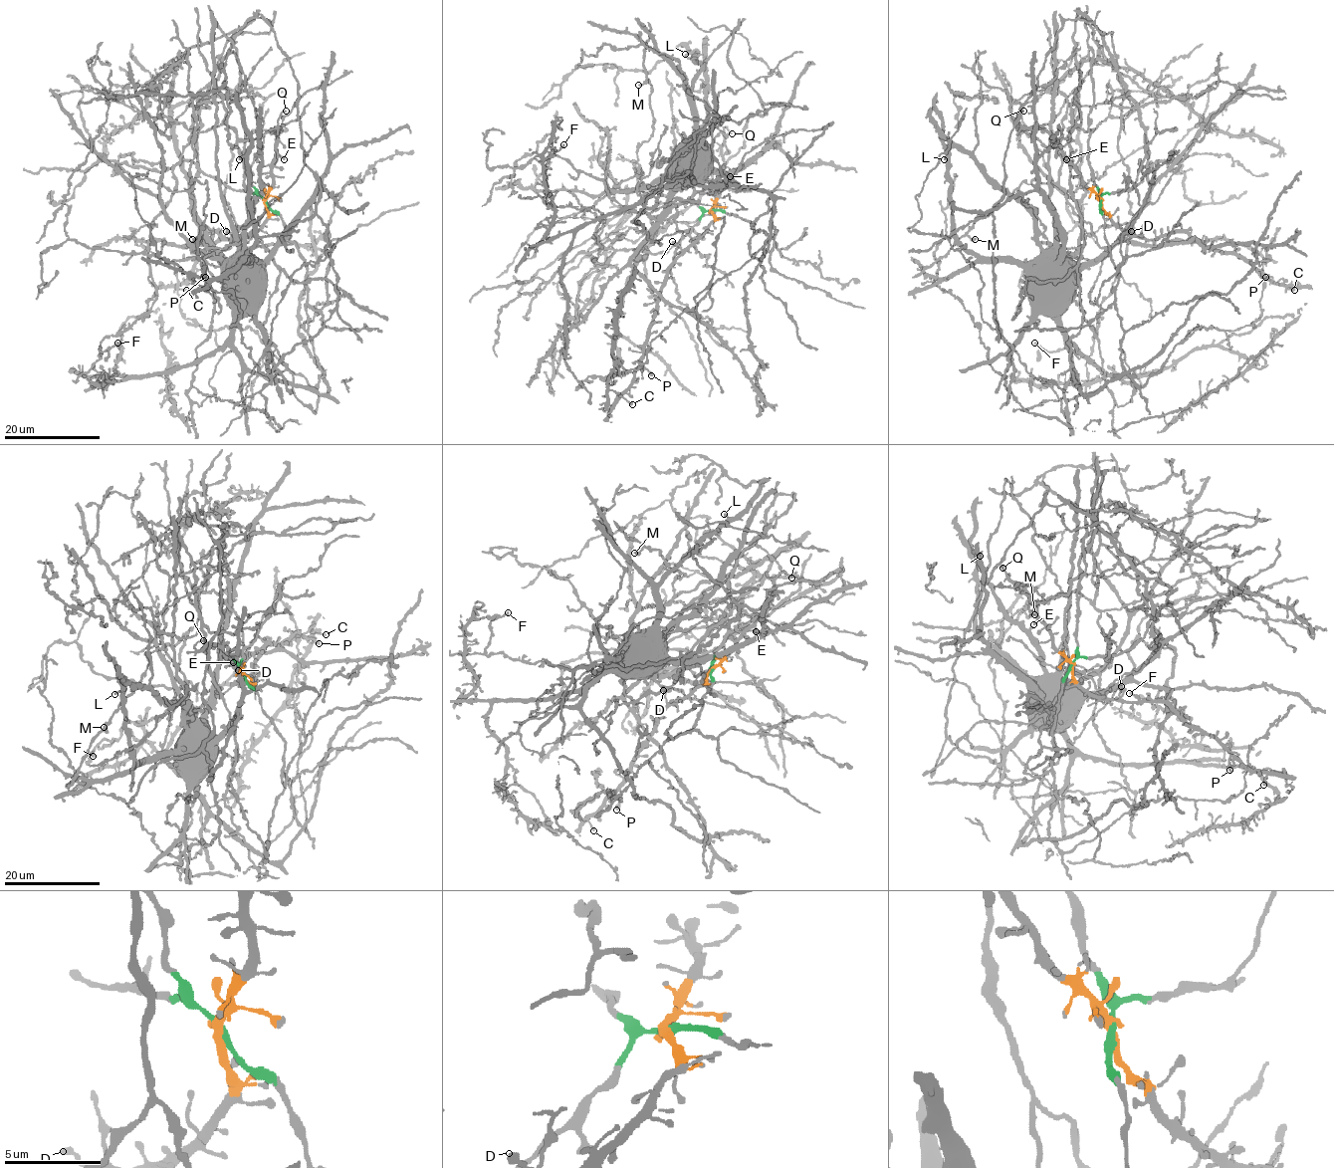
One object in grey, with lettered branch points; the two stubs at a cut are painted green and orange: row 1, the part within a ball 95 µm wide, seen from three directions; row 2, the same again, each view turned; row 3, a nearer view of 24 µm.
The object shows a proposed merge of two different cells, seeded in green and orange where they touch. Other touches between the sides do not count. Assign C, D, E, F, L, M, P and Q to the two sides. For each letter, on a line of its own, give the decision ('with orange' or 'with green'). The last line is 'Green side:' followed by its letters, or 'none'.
C: with orange
D: with orange
E: with orange
F: with green
L: with green
M: with green
P: with orange
Q: with orange
Green side: F, L, M

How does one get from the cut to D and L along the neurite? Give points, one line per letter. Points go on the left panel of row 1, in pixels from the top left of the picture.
D: (265, 201), (268, 219), (253, 234), (238, 236), (226, 231)
L: (265, 201), (306, 268), (307, 332), (328, 393), (253, 373), (233, 345), (233, 282), (255, 240), (239, 159)

